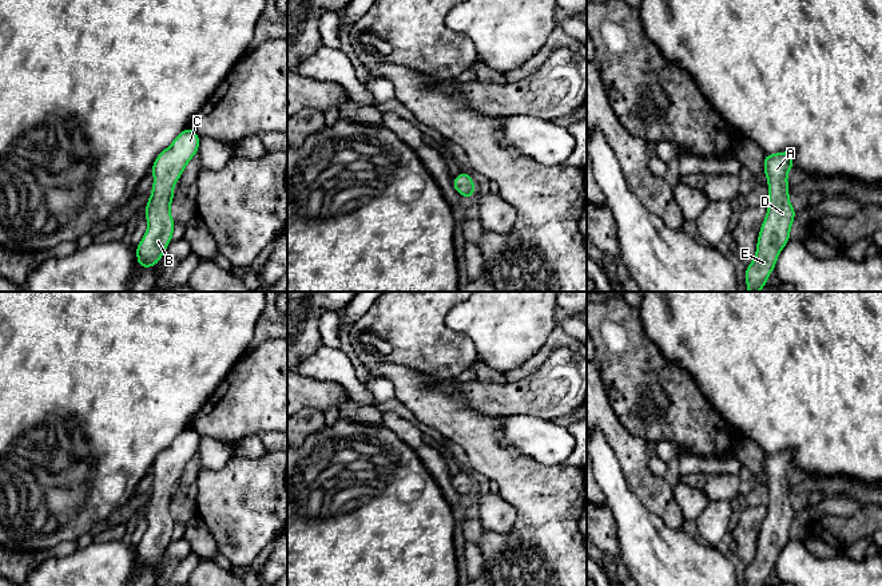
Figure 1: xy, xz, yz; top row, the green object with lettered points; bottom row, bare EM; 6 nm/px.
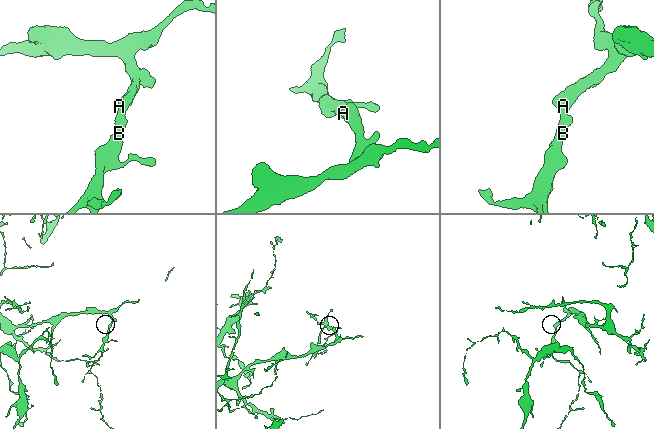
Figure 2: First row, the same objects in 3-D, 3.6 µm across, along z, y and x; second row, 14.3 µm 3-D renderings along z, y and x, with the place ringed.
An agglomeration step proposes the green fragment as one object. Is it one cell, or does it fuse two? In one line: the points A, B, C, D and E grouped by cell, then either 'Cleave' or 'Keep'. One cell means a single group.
Groups: A B C D E. Keep

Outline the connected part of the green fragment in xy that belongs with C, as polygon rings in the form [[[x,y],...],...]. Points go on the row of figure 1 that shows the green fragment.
[[[187,127],[154,161],[151,167],[154,186],[146,203],[148,227],[140,243],[135,248],[140,269],[154,268],[172,241],[172,230],[176,226],[170,214],[174,186],[187,163],[198,153],[199,142],[198,134]]]

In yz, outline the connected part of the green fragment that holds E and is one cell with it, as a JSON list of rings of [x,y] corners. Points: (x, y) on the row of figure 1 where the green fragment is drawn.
[[[792,151],[764,154],[763,167],[768,182],[770,203],[759,230],[755,258],[746,268],[748,292],[759,292],[767,285],[767,277],[775,270],[780,250],[790,241],[791,223],[796,215],[788,201],[787,185],[787,173],[794,167]]]

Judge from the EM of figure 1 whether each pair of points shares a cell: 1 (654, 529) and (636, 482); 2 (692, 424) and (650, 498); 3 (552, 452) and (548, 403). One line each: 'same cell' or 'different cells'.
1: different cells
2: different cells
3: different cells

